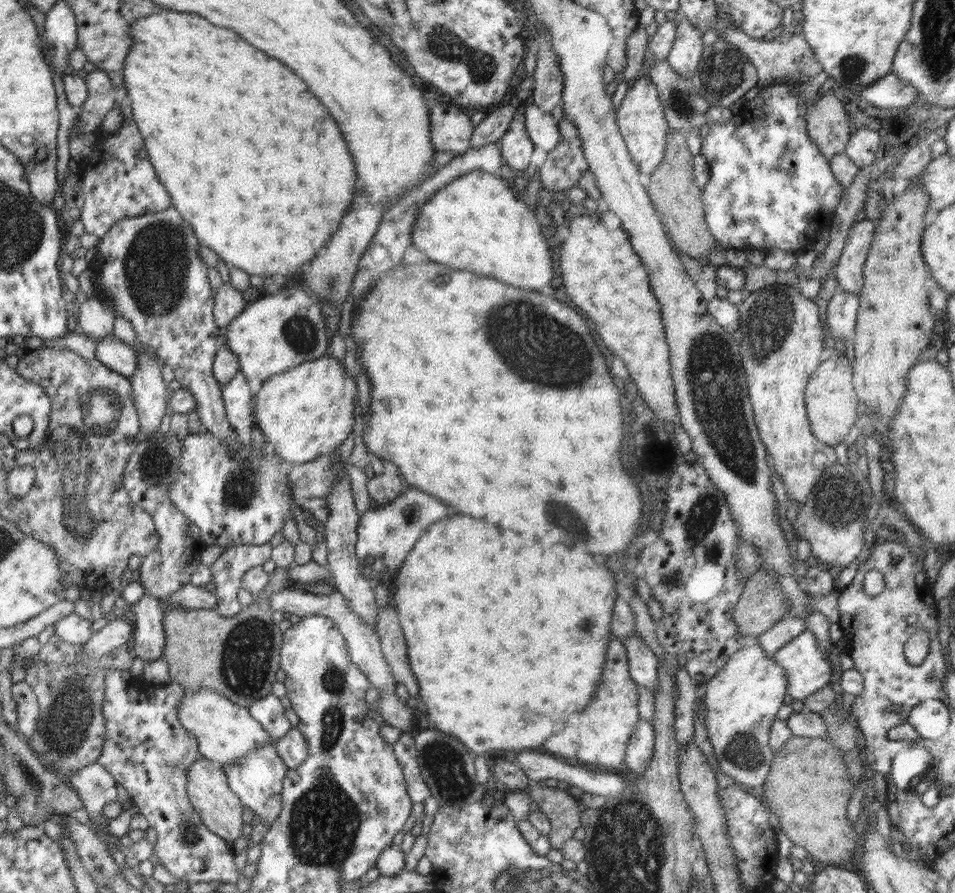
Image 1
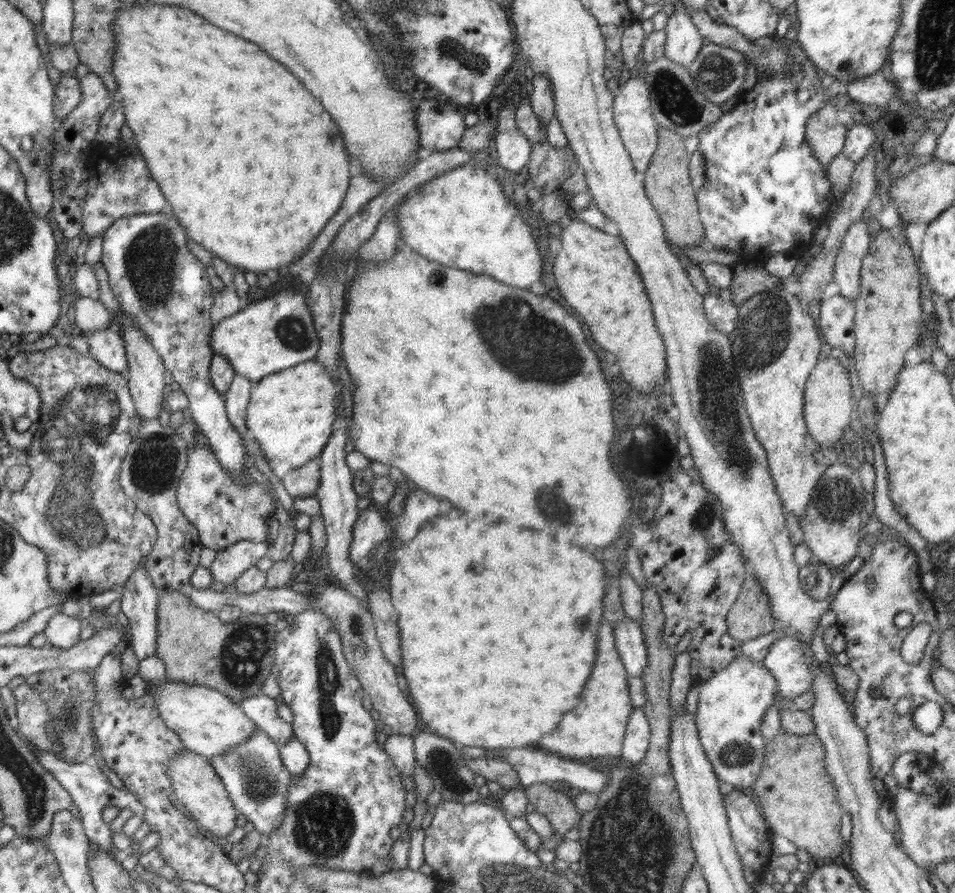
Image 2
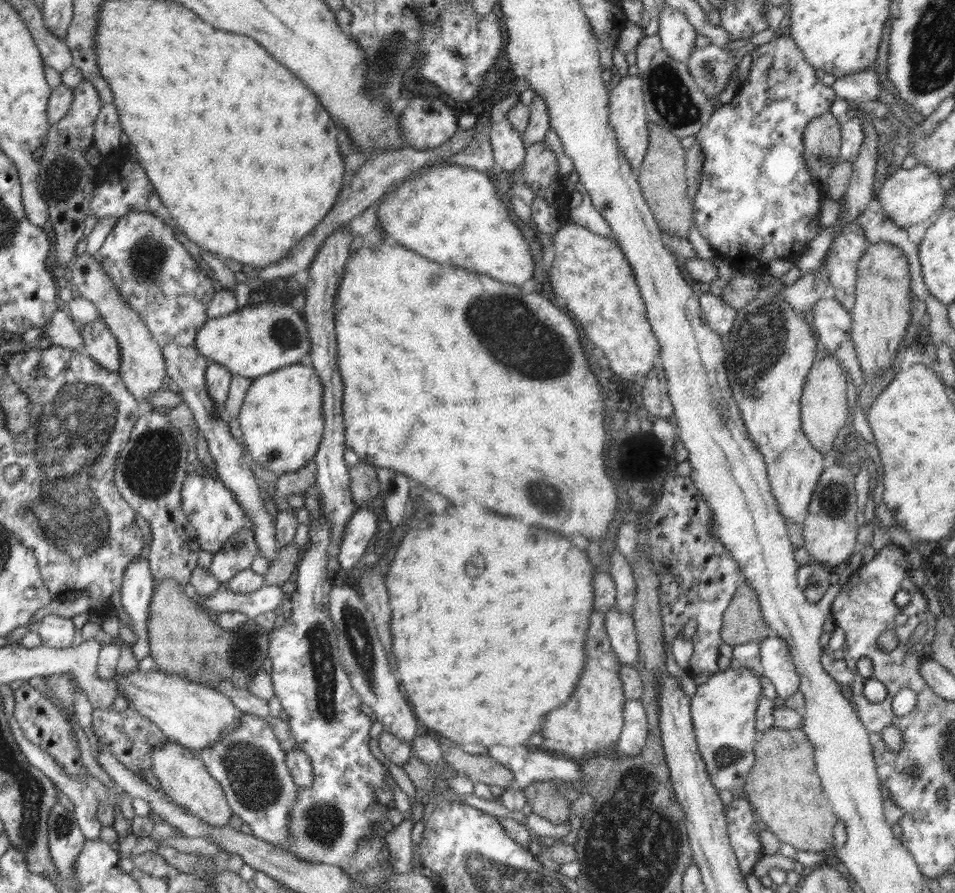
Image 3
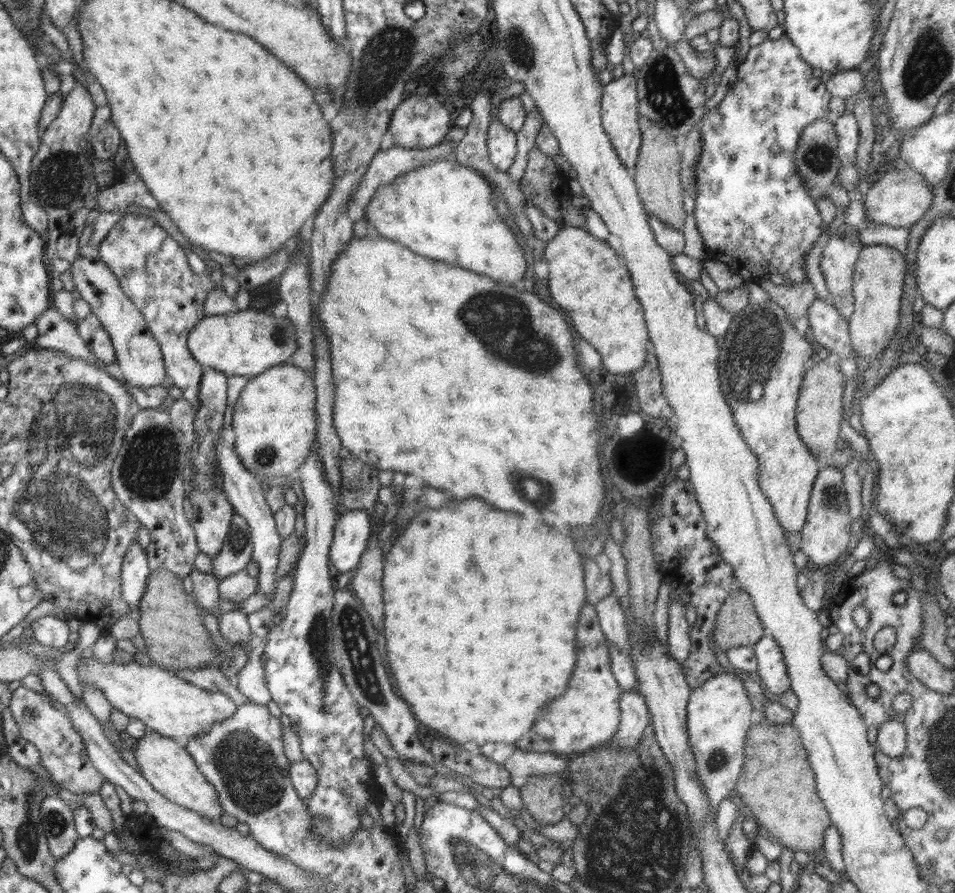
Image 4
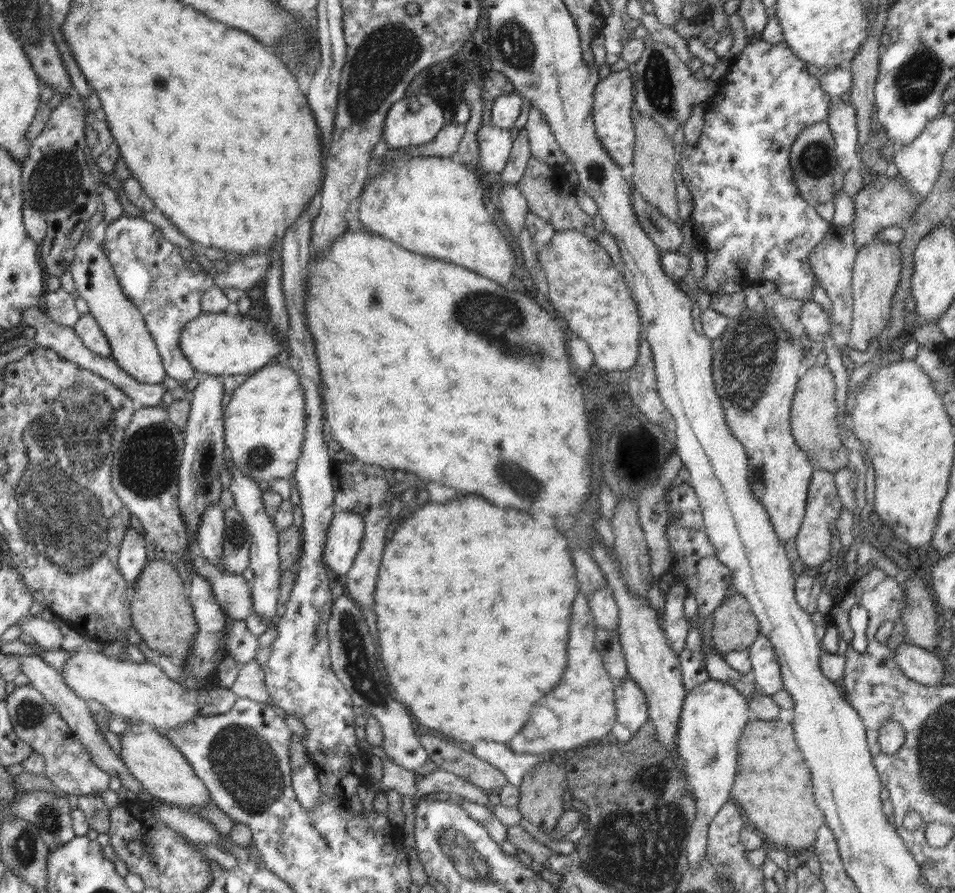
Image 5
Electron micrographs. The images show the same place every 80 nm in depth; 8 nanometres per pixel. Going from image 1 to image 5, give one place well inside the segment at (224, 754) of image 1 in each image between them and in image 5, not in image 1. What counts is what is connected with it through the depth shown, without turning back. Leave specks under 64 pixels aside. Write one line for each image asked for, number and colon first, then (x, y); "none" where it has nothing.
2: (208, 723)
3: (195, 715)
4: (174, 708)
5: (143, 691)

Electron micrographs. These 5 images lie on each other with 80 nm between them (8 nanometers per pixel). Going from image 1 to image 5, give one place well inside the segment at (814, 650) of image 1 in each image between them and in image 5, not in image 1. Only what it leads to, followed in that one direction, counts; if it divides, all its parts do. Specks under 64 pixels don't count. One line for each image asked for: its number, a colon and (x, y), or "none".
2: (785, 659)
3: (775, 662)
4: (771, 667)
5: (765, 671)

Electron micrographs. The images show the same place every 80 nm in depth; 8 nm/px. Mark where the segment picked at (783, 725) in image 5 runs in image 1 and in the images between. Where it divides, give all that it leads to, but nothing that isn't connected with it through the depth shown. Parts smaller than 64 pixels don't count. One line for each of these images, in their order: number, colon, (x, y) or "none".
1: (808, 788)
2: (795, 793)
3: (783, 787)
4: (777, 783)

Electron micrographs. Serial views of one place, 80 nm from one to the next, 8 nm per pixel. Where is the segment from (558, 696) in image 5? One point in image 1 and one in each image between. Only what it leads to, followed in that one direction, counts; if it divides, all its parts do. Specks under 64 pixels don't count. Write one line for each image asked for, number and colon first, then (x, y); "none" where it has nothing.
1: (597, 738)
2: (595, 729)
3: (591, 721)
4: (588, 715)

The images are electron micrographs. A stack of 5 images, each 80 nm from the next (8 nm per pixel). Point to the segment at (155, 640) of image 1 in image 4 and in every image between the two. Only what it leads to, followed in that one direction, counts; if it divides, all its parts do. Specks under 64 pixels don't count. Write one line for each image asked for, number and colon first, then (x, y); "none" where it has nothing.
2: (139, 602)
3: (137, 587)
4: (135, 568)

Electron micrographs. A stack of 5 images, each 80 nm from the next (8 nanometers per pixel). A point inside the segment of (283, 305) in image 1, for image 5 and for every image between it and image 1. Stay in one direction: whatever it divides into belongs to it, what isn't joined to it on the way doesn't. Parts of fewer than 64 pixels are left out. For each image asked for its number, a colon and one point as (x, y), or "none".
2: (264, 338)
3: (254, 341)
4: (247, 343)
5: (214, 343)

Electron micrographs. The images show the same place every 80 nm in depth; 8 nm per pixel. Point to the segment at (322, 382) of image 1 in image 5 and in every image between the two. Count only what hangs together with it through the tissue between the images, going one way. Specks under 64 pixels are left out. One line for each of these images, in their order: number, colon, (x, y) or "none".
2: (291, 413)
3: (281, 419)
4: (274, 420)
5: (264, 424)

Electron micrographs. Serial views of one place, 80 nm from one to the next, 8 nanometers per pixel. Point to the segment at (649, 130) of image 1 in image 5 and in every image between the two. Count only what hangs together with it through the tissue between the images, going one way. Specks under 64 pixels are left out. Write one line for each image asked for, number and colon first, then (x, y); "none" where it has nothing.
2: (632, 115)
3: (627, 117)
4: (619, 102)
5: (613, 100)

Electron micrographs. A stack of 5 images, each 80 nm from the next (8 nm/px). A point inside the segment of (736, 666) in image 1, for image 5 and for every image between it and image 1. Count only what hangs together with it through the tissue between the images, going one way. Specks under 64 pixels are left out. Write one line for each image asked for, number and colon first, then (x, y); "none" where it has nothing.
2: (731, 705)
3: (723, 709)
4: (718, 712)
5: (714, 714)

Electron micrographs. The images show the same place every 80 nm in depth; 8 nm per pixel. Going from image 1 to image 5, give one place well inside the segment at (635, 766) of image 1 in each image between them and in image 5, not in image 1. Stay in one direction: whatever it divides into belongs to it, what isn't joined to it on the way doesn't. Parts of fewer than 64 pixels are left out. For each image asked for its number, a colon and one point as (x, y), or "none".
2: (636, 740)
3: (632, 738)
4: (634, 716)
5: (631, 705)

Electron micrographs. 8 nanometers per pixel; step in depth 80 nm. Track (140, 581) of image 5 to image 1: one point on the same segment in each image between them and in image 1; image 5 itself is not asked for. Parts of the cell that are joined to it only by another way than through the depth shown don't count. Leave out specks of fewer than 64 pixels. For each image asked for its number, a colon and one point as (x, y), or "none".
1: (238, 657)
2: (197, 647)
3: (183, 640)
4: (170, 622)

